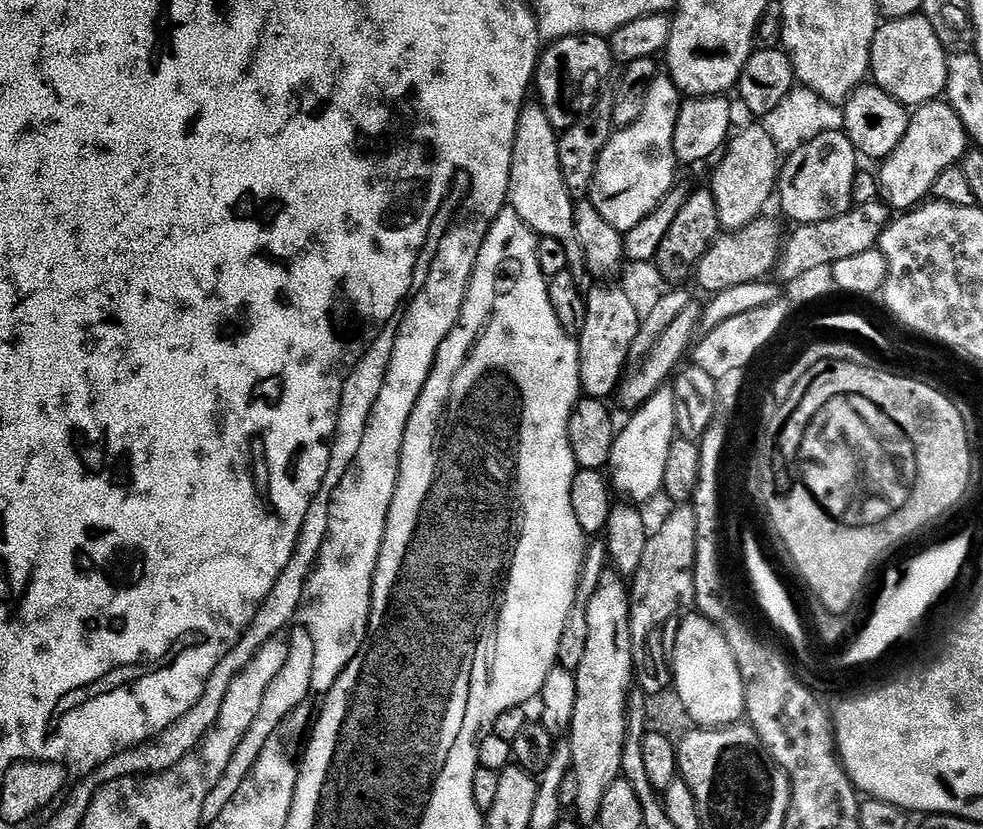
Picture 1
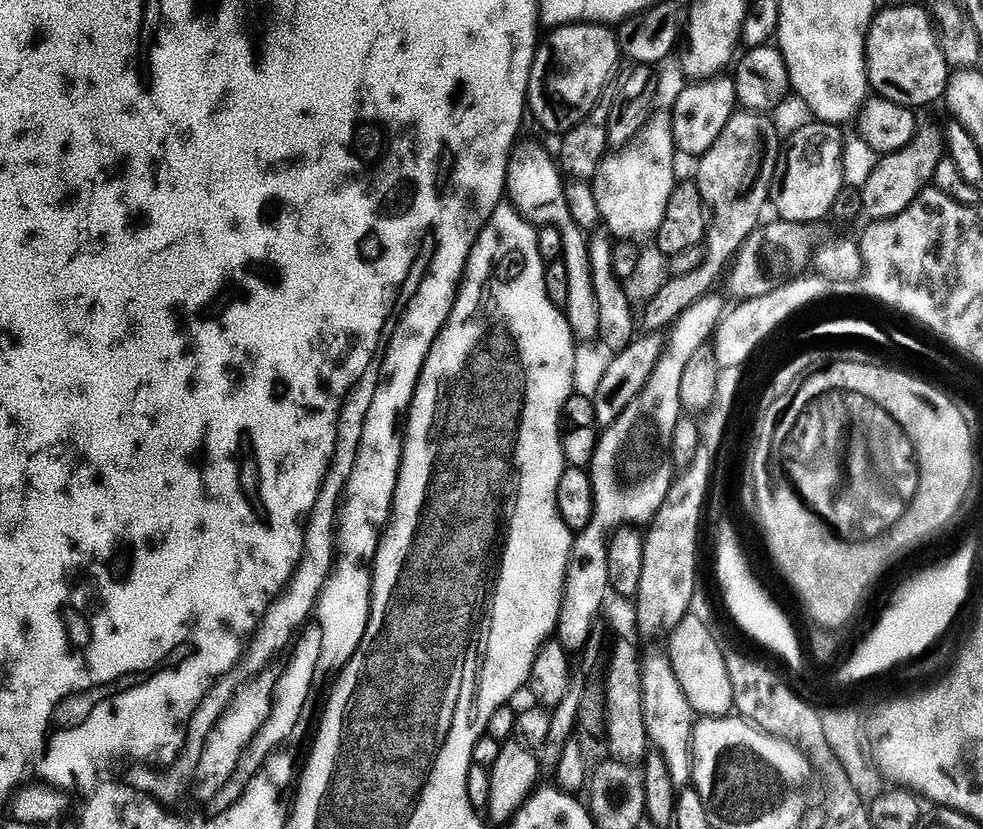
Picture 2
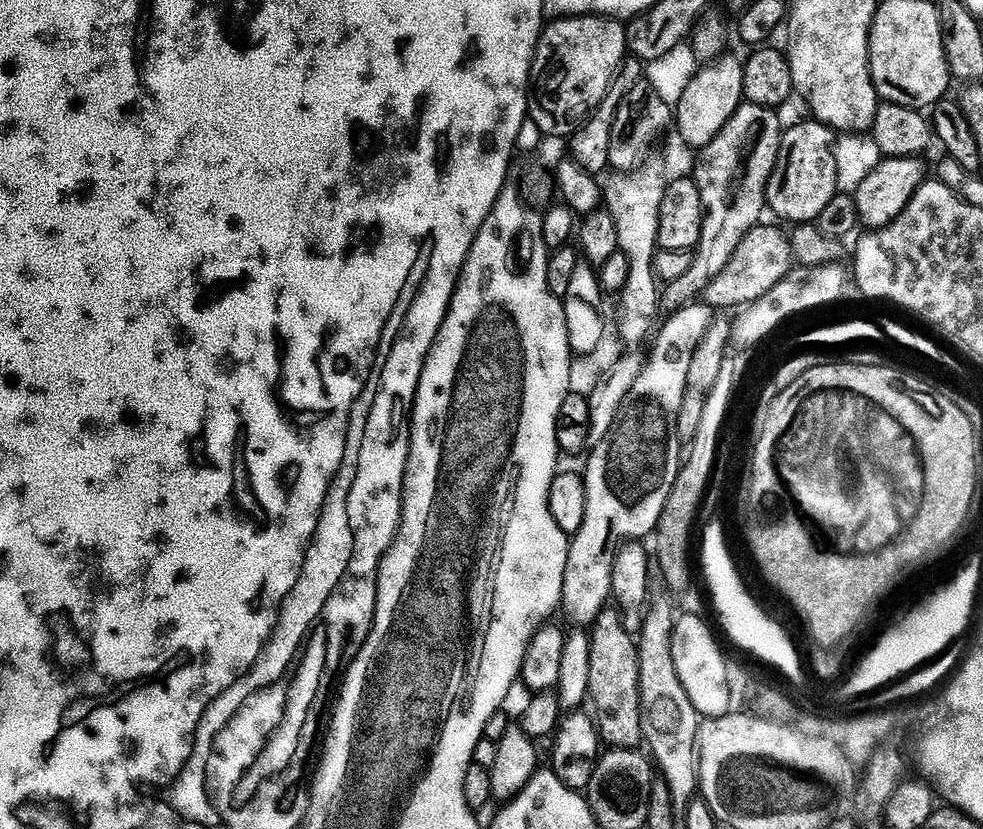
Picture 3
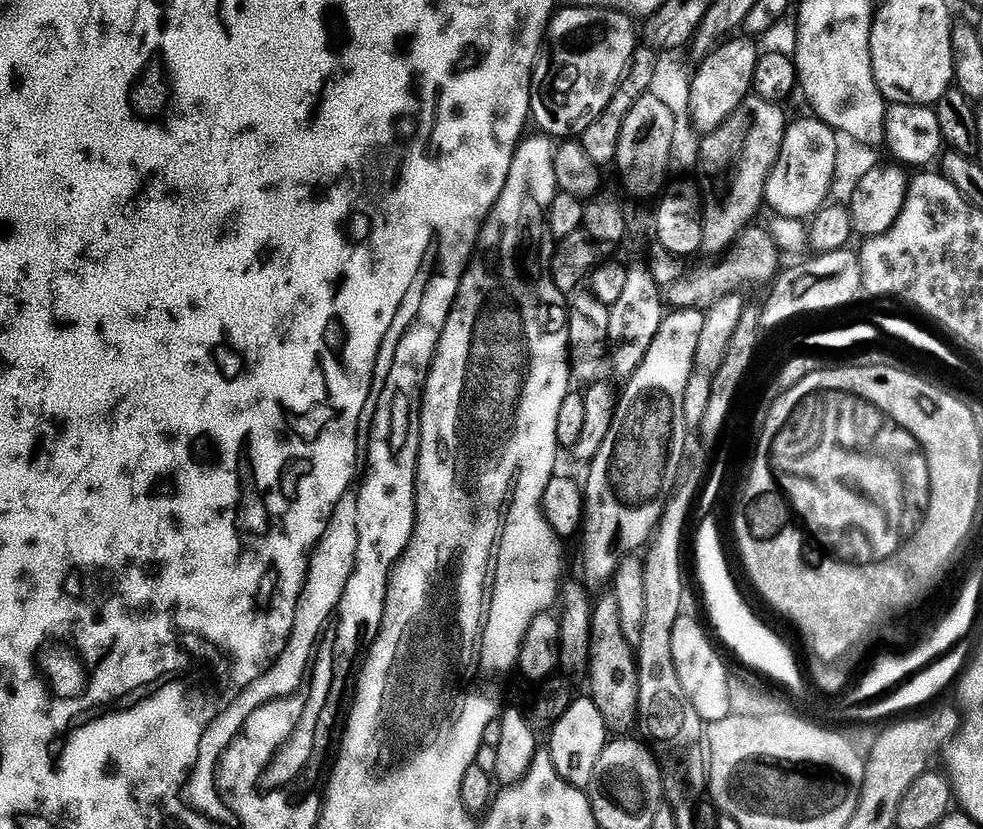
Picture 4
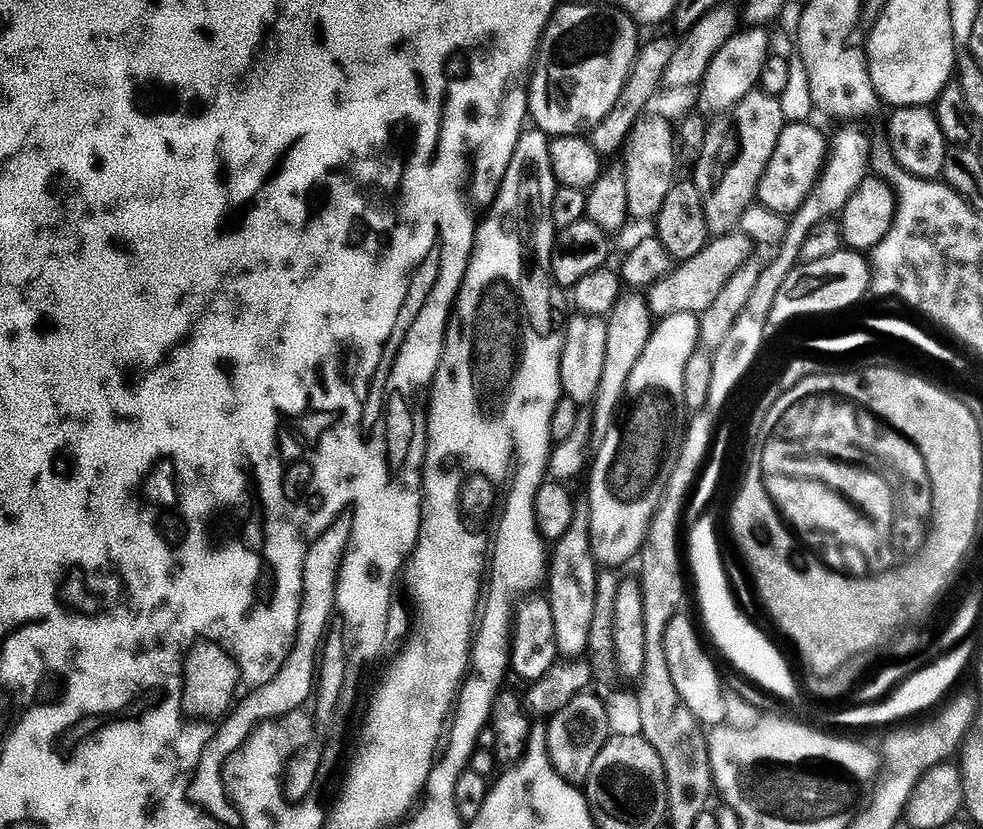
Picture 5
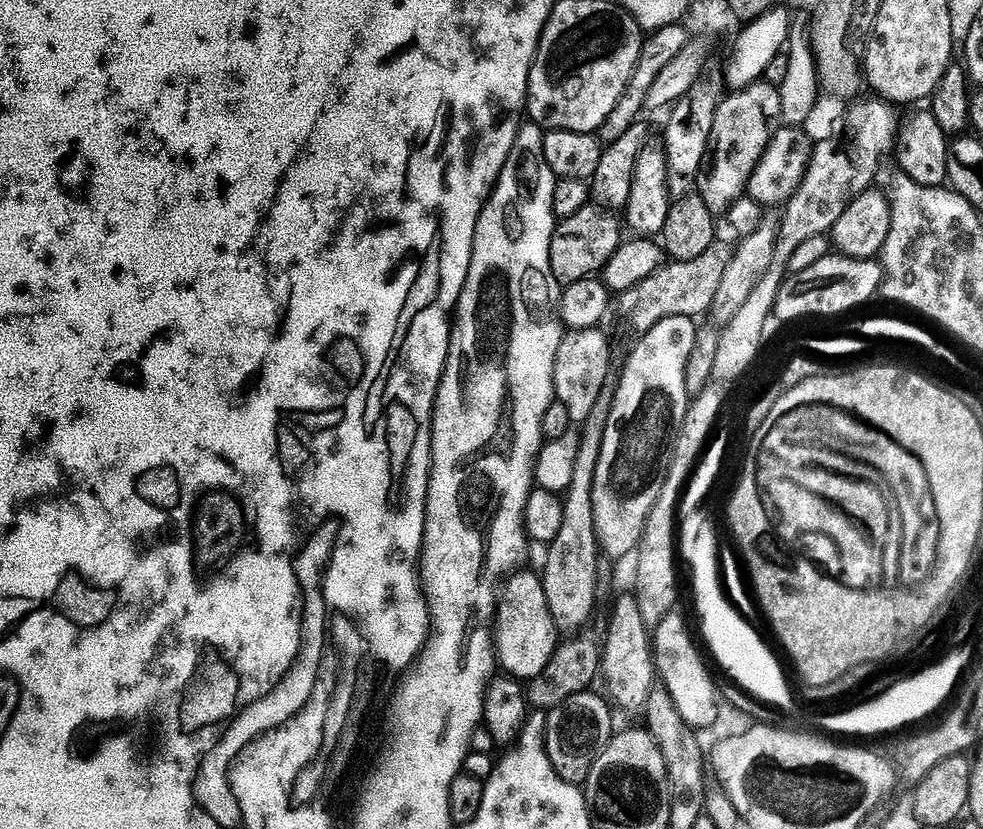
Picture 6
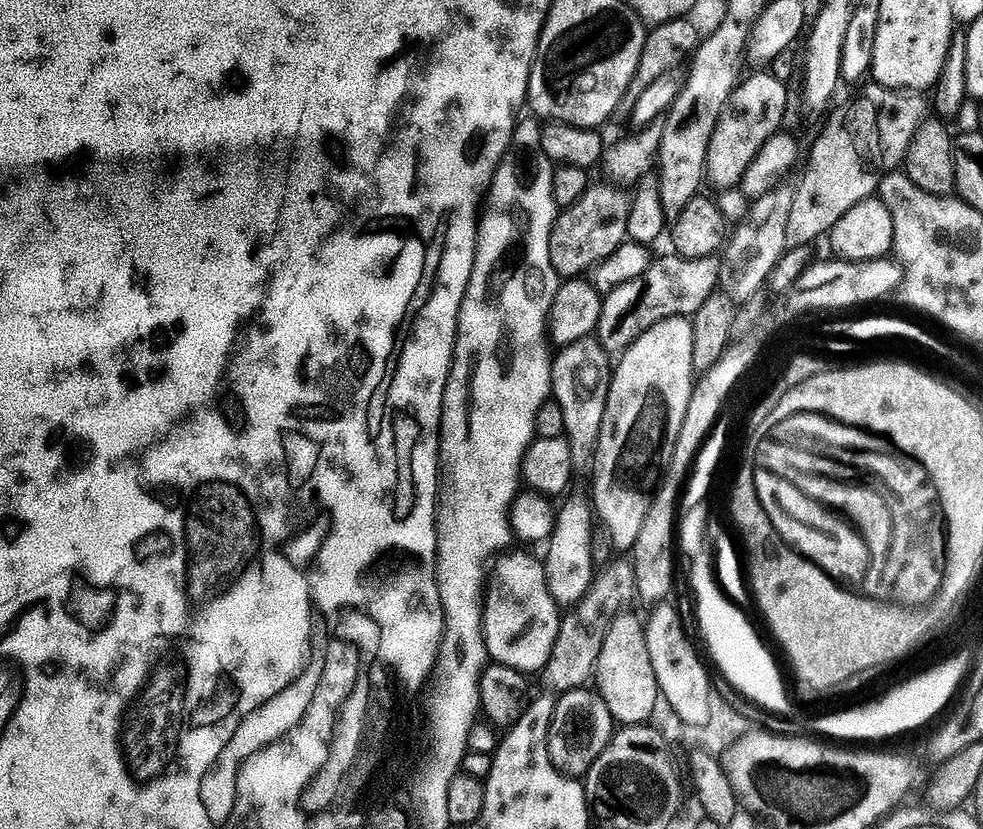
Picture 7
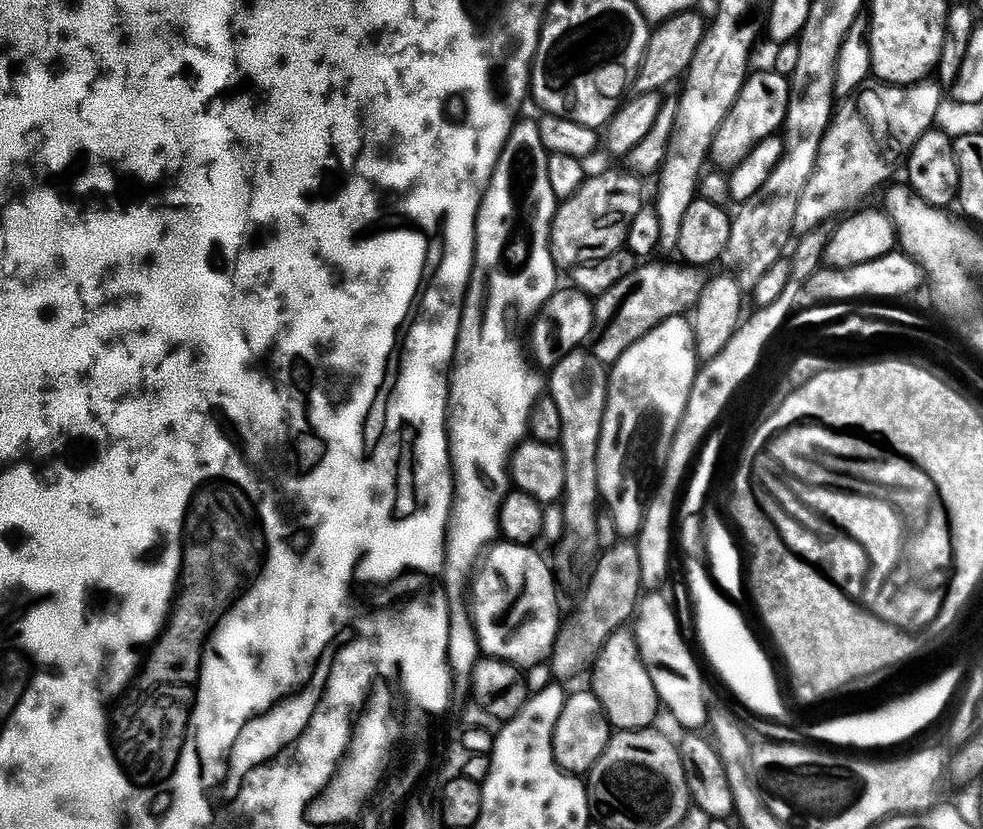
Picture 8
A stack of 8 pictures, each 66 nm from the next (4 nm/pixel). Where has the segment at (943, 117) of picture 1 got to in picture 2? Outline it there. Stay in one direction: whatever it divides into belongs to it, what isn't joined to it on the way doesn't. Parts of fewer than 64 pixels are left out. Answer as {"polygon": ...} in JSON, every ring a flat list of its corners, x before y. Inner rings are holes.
{"polygon":[[928,128,917,131,915,138,902,150,891,152,879,161,869,181,862,187,862,208,872,215,873,221,889,220,906,211,925,188,934,180,934,159,945,155,945,137,941,129]]}

